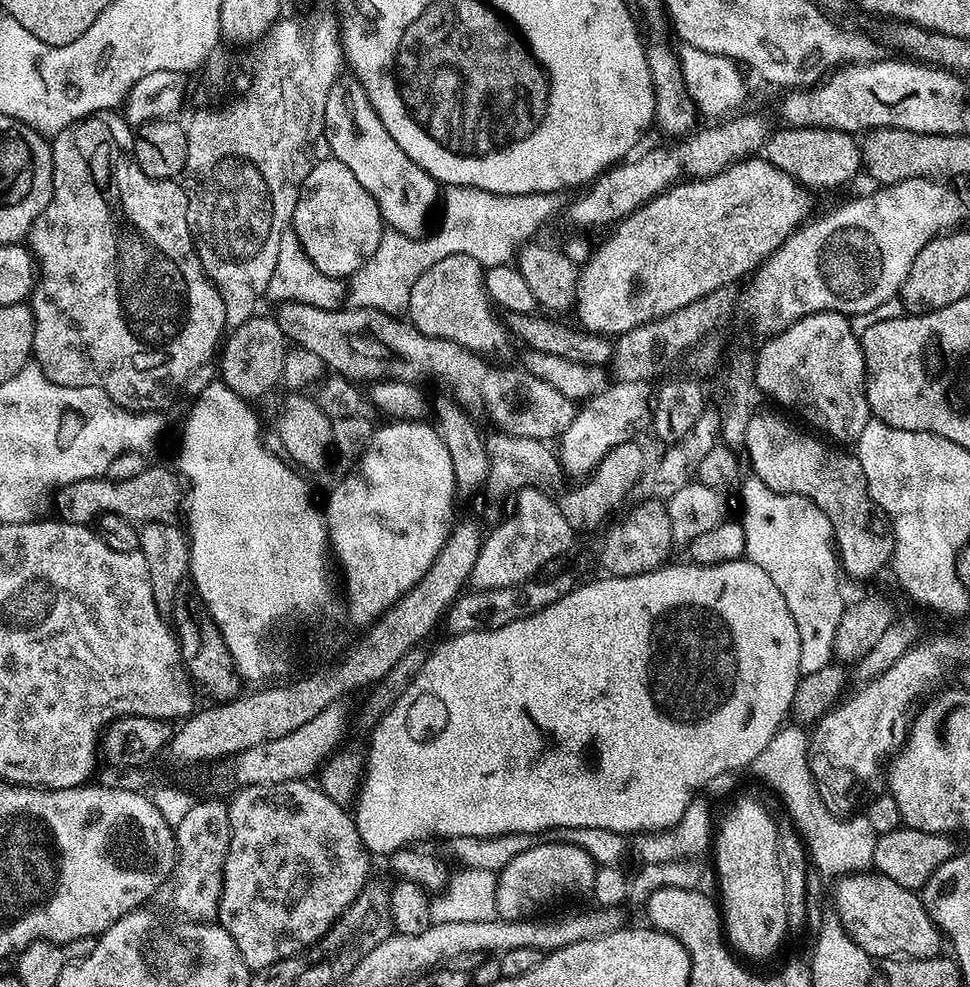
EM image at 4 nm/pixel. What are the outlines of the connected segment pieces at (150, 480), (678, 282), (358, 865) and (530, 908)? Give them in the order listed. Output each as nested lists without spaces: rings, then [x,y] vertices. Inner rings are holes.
[[[145,466],[134,478],[109,480],[104,476],[95,476],[79,480],[73,484],[64,484],[55,489],[56,512],[59,519],[69,524],[93,523],[99,512],[109,512],[112,516],[121,516],[124,520],[133,520],[136,526],[148,523],[177,523],[176,511],[182,508],[182,480],[175,471],[168,468]]]
[[[749,158],[724,172],[691,182],[677,182],[632,212],[608,233],[608,241],[580,268],[574,313],[584,332],[615,338],[634,326],[662,318],[698,298],[756,272],[792,233],[813,215],[813,193],[766,158]]]
[[[291,780],[279,785],[278,790],[265,792],[268,792],[264,796],[268,804],[257,808],[252,808],[251,791],[233,792],[230,797],[232,837],[226,854],[218,917],[230,938],[234,938],[234,946],[250,970],[297,956],[321,940],[370,879],[369,850],[358,834],[353,813],[345,805],[334,802],[319,786],[311,788],[304,780]]]
[[[543,843],[525,846],[496,877],[496,911],[505,920],[535,917],[539,908],[554,903],[559,896],[587,897],[592,891],[598,865],[586,850],[566,843]]]

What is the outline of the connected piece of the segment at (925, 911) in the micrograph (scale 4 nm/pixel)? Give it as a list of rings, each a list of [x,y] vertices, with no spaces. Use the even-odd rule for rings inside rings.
[[[875,870],[839,877],[835,884],[838,919],[854,943],[862,946],[869,956],[935,956],[941,951],[941,929],[936,927],[925,901],[920,901],[913,889],[898,886],[898,882],[890,882],[890,878]]]

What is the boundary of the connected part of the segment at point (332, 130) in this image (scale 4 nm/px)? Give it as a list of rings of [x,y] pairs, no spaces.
[[[344,74],[332,85],[326,98],[324,132],[328,136],[328,148],[338,162],[342,162],[366,186],[366,190],[378,202],[380,215],[389,229],[419,237],[428,224],[432,207],[437,207],[442,188],[429,172],[422,170],[390,138],[390,130],[382,124],[367,90],[355,75]]]

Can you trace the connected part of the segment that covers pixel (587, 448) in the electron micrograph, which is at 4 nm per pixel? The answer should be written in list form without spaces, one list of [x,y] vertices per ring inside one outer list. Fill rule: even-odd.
[[[615,381],[606,391],[597,392],[591,399],[585,401],[576,413],[574,421],[559,437],[558,455],[561,467],[574,474],[589,473],[600,463],[608,451],[631,441],[635,430],[642,424],[651,421],[652,390],[647,383]]]

